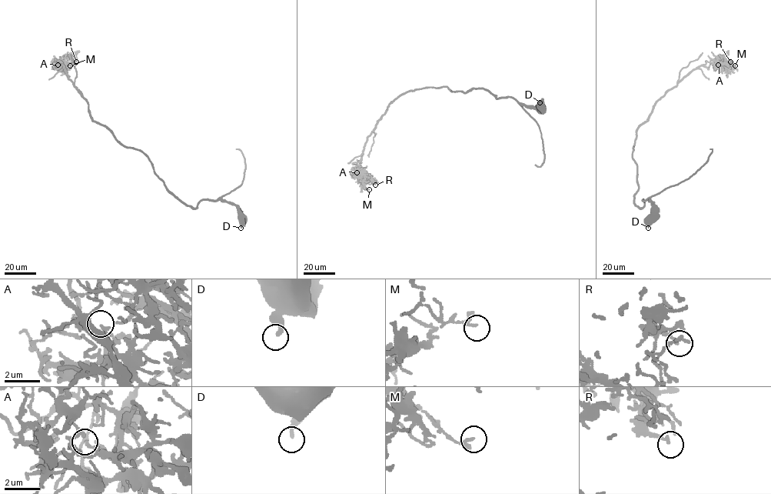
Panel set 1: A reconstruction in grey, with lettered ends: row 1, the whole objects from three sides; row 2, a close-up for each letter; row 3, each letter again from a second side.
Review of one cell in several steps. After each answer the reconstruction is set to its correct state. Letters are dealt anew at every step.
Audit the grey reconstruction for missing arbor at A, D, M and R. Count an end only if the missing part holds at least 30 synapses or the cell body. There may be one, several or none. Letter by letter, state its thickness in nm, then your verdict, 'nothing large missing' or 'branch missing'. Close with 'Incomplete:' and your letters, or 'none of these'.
A: calibre 160 nm; nothing large missing
D: calibre 260 nm; nothing large missing
M: calibre 120 nm; nothing large missing
R: calibre 180 nm; nothing large missing
Incomplete: none of these

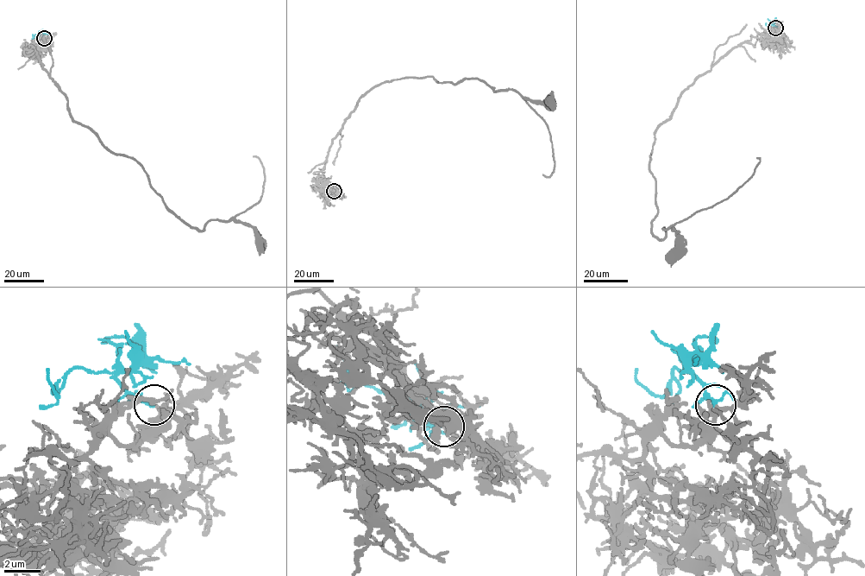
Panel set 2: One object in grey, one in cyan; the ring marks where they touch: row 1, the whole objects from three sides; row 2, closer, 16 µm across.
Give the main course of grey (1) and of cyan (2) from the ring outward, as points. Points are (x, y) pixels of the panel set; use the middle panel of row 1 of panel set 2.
1: (334, 191), (314, 173), (360, 98), (384, 82), (476, 79), (494, 91), (551, 103)
2: (334, 191), (322, 182)

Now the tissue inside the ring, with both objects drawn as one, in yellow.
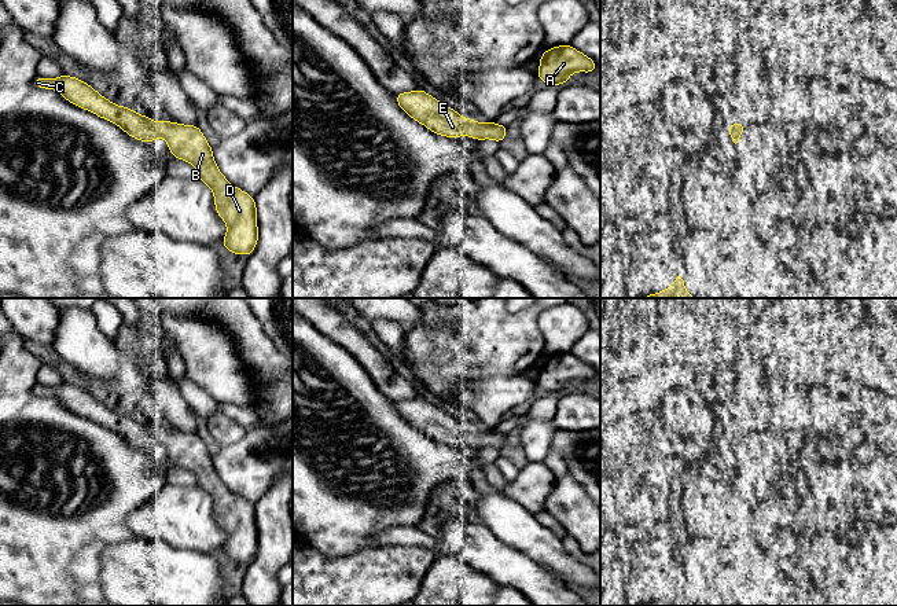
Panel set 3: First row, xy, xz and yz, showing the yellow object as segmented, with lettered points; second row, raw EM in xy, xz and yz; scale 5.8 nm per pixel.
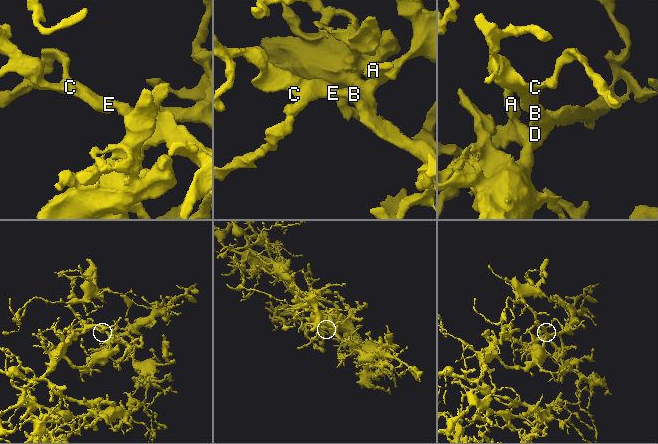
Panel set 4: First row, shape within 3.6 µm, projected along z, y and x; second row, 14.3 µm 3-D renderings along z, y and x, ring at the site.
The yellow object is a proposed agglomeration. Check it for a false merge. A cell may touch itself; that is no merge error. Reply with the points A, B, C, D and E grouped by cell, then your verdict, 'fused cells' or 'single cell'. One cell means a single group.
A B C D E; single cell

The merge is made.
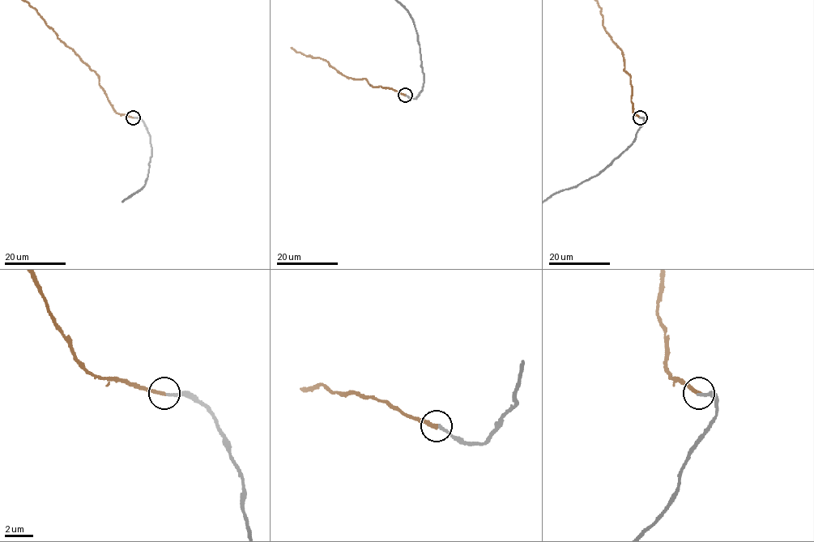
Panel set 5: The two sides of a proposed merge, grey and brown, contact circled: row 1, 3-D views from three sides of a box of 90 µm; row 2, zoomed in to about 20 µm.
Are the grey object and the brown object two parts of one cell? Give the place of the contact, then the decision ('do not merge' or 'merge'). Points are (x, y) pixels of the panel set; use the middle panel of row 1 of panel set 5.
at (405, 95); merge

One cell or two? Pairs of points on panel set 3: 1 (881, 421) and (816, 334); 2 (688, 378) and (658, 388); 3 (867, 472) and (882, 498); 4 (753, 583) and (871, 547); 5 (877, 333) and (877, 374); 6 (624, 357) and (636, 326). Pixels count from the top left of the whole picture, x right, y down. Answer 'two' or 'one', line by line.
1: one
2: one
3: one
4: two
5: one
6: one

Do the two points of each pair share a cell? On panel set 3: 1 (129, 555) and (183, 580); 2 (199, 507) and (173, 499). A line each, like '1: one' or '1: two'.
1: one
2: one

